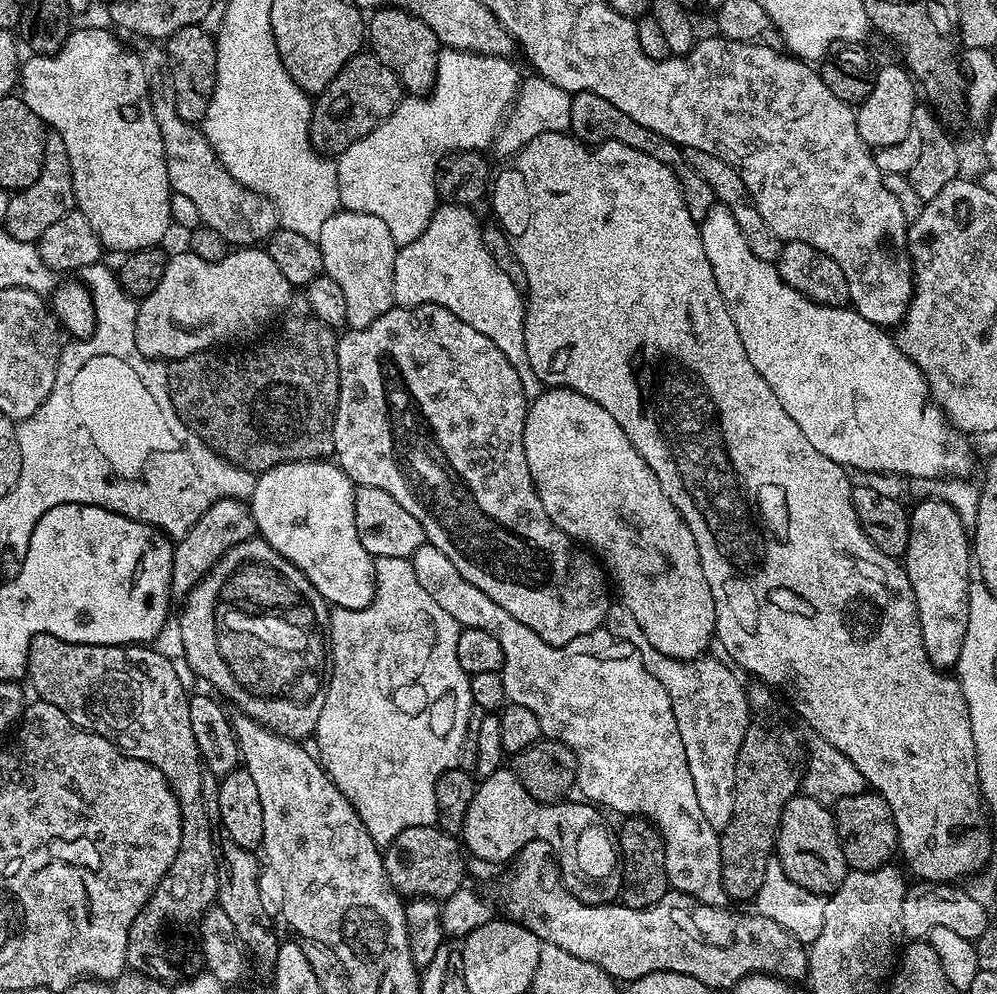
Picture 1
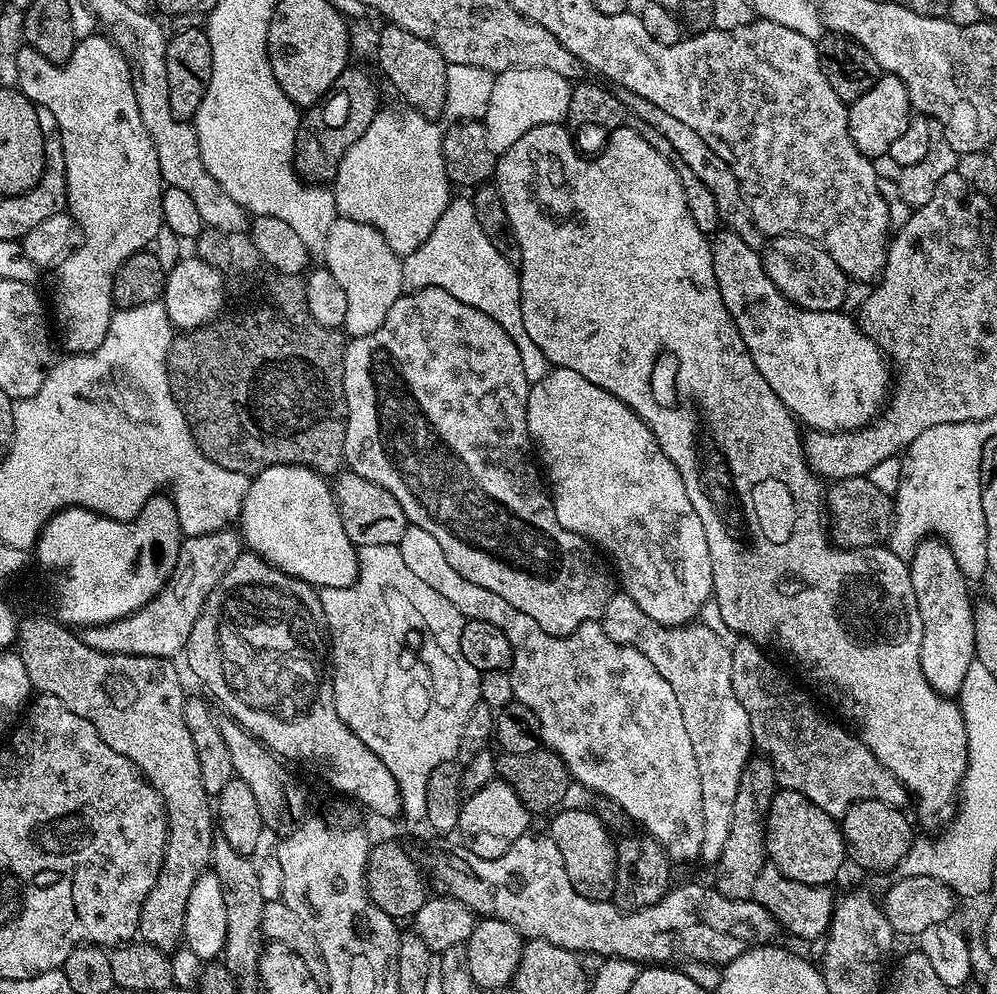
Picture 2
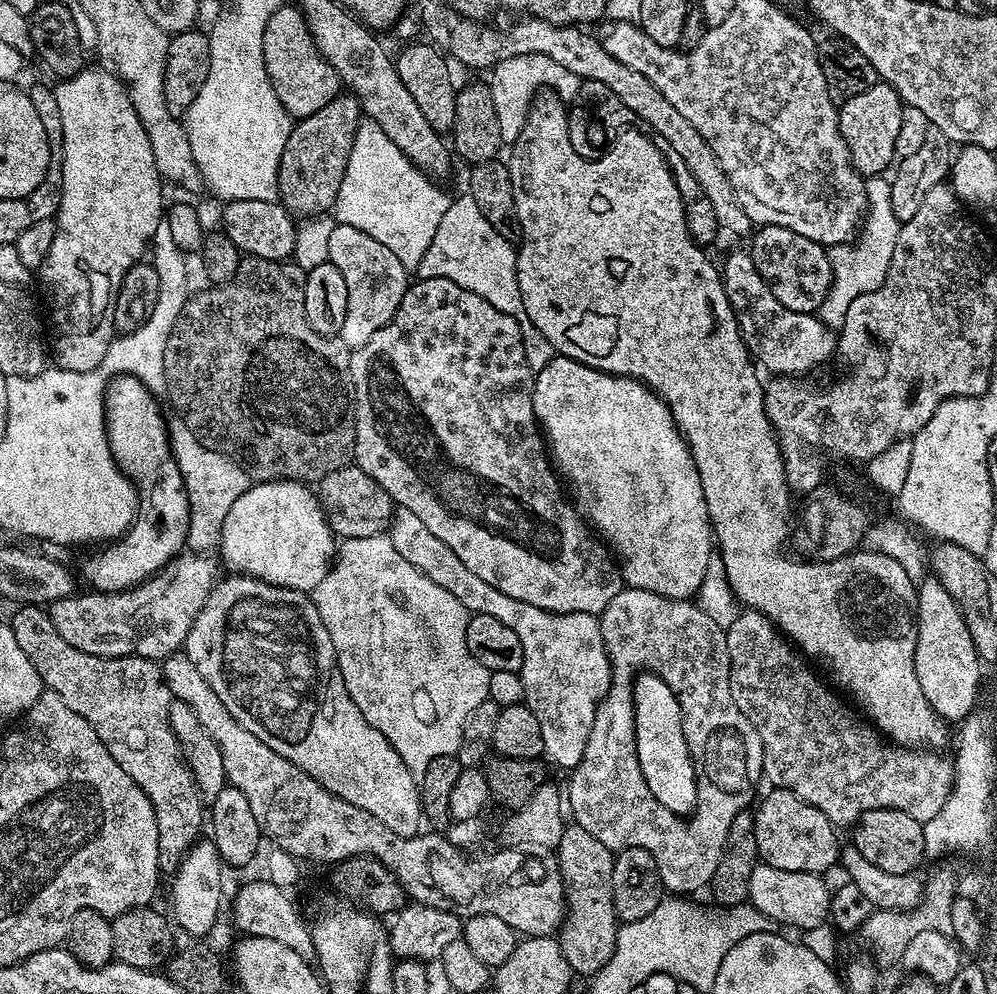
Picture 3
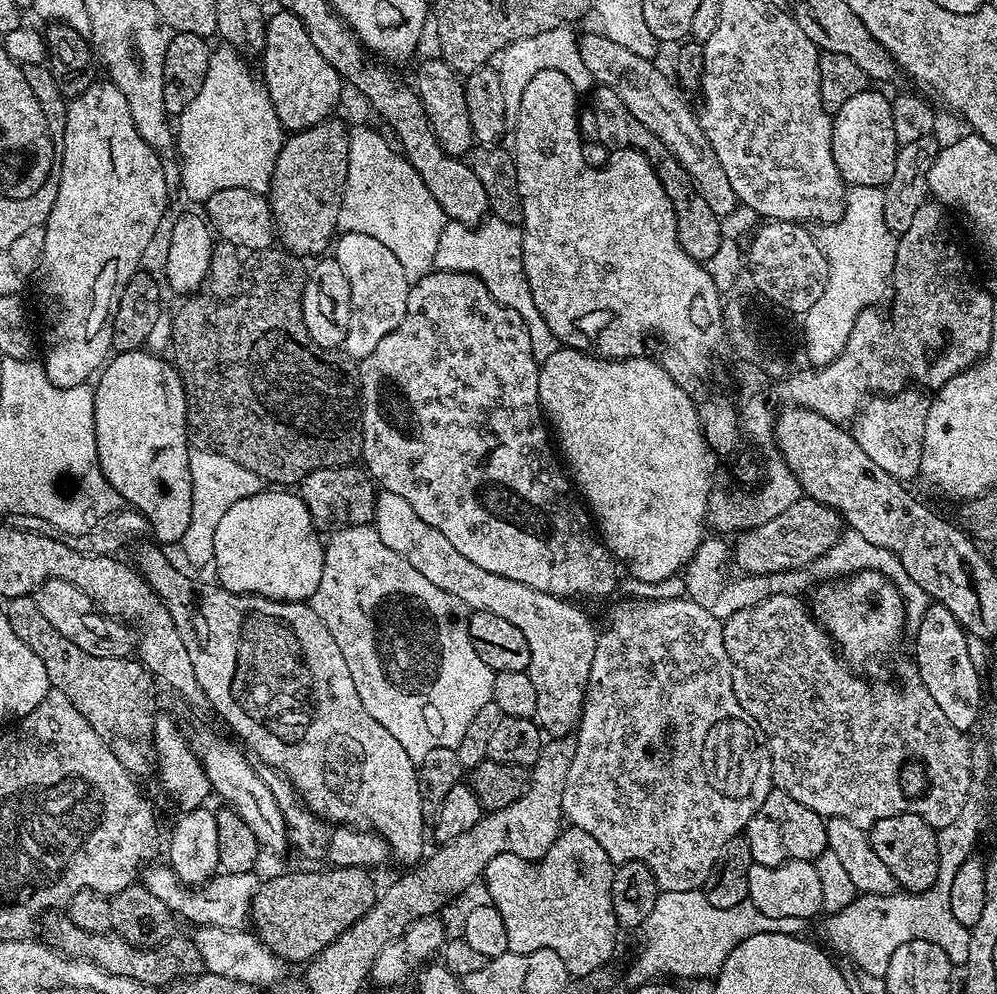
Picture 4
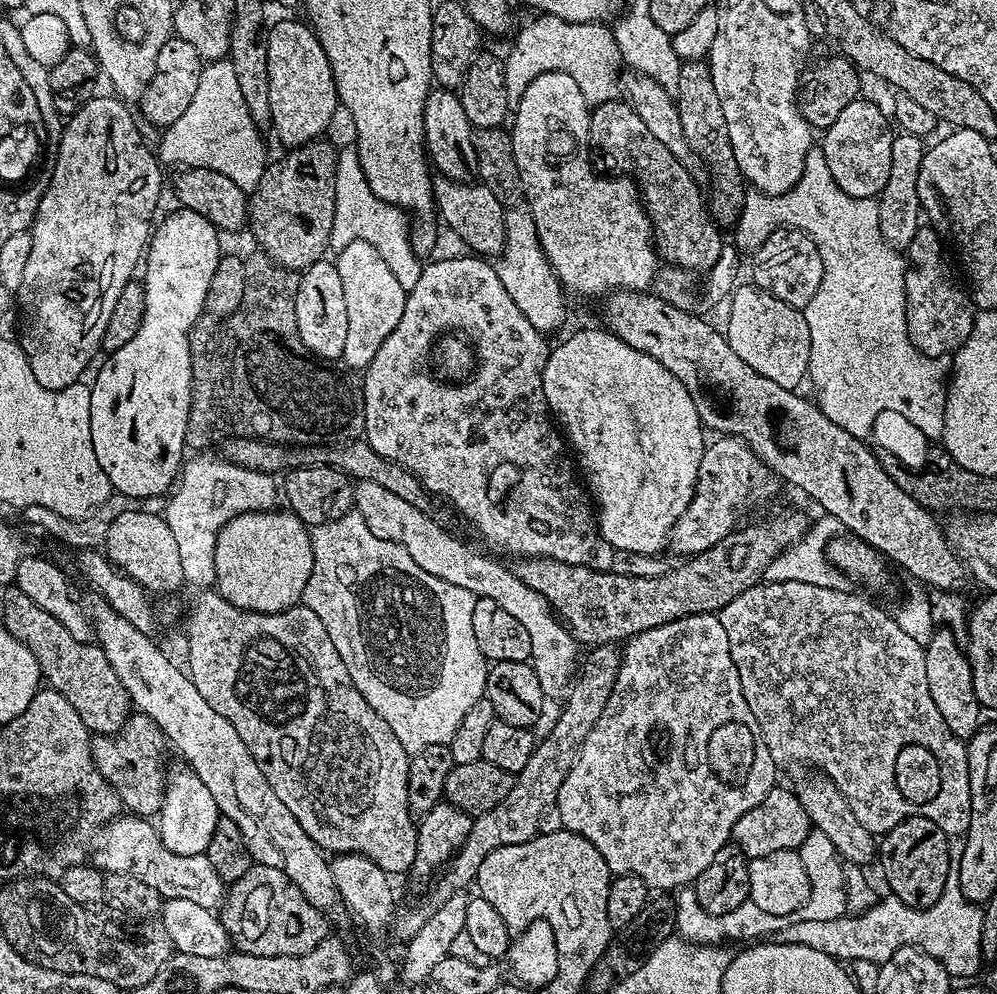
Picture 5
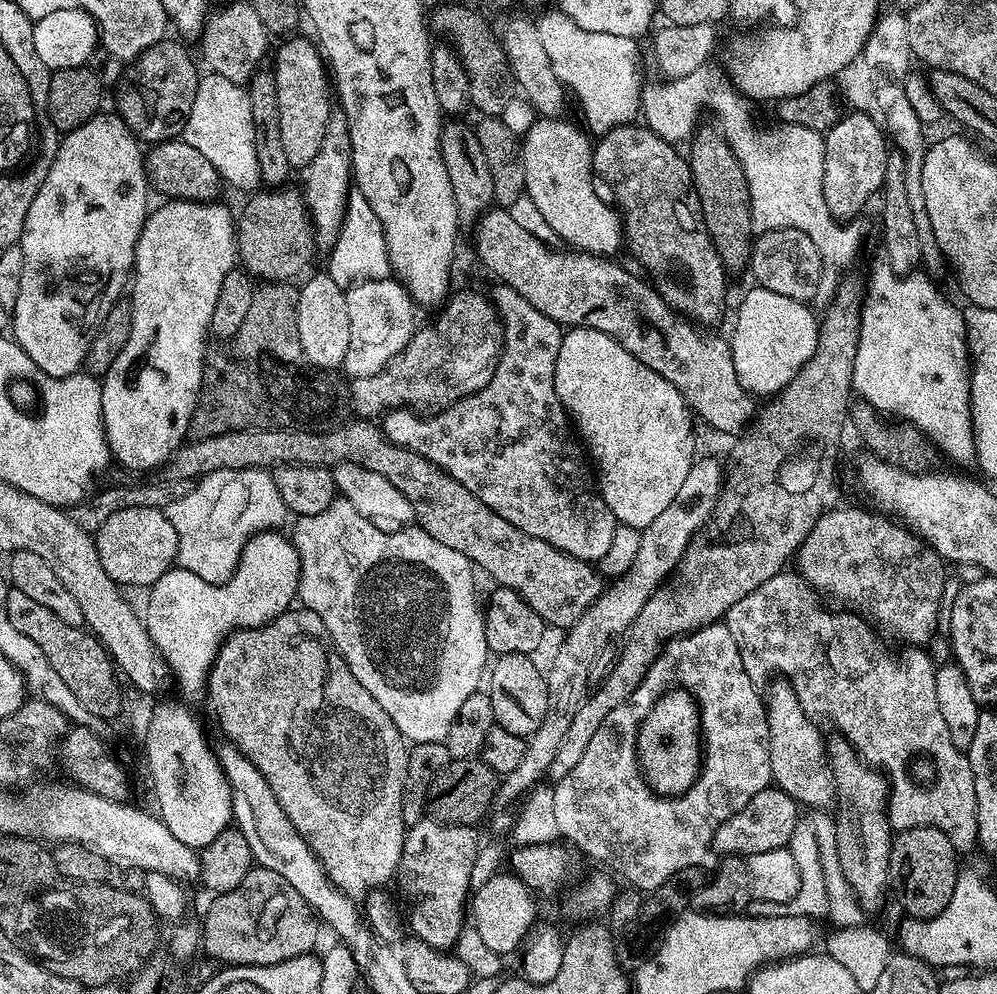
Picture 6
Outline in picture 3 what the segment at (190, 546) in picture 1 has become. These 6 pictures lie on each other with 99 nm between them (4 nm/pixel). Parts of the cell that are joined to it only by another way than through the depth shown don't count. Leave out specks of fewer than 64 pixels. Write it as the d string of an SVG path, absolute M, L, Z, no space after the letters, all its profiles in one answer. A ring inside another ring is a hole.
M191 550L176 556L165 568L160 569L154 576L148 577L143 584L129 588L127 592L98 592L85 591L85 596L73 594L64 596L61 600L53 600L47 605L48 617L54 622L54 630L70 642L82 654L95 656L141 656L147 660L163 662L170 656L181 651L190 634L190 626L198 618L206 598L218 583L216 564L208 554L197 554Z

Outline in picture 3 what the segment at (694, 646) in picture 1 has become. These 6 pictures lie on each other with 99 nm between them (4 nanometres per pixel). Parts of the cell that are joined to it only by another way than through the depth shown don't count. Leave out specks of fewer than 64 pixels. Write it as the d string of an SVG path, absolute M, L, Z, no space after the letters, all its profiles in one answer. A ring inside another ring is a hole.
M559 354L552 357L550 366L535 373L532 401L536 422L546 441L555 471L570 489L570 496L574 501L576 511L599 533L603 543L614 553L625 585L638 590L650 590L654 594L671 600L687 600L695 597L702 586L702 578L706 578L706 566L714 558L714 533L712 524L708 520L706 498L702 490L702 478L698 474L698 466L694 466L692 451L684 441L684 434L680 431L680 427L674 422L672 412L668 409L668 403L641 380L635 380L629 376L613 376L610 372L599 372L582 362L574 362L574 358L566 358Z

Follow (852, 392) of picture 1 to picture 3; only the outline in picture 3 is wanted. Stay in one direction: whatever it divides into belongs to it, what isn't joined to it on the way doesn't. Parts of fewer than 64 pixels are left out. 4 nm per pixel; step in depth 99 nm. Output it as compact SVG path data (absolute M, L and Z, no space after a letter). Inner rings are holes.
M751 251L730 253L722 263L722 279L726 298L740 327L740 336L761 369L769 368L769 373L777 376L800 378L808 374L804 372L822 367L834 356L837 337L833 329L827 328L819 315L782 306L782 302L774 298L770 286L766 286L762 274L758 274Z

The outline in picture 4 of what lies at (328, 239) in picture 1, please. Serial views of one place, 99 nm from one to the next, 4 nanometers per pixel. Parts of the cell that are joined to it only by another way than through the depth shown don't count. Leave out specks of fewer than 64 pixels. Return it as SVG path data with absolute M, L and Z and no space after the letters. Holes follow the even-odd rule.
M340 232L334 240L334 259L342 266L346 282L350 282L350 326L342 348L351 359L359 362L373 352L398 322L402 322L410 282L402 270L402 262L398 262L378 238L370 238L370 234Z

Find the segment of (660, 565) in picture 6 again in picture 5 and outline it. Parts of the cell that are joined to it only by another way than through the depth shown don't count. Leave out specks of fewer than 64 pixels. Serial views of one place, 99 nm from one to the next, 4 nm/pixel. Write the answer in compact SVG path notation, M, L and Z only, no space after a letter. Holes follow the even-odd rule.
M717 435L715 439L702 454L696 493L692 496L690 506L682 510L682 518L674 522L672 533L668 535L667 547L673 548L680 558L697 556L700 552L710 550L710 546L722 542L722 538L730 535L741 523L740 512L746 511L748 504L768 500L776 492L778 477L768 471L746 441L737 436Z

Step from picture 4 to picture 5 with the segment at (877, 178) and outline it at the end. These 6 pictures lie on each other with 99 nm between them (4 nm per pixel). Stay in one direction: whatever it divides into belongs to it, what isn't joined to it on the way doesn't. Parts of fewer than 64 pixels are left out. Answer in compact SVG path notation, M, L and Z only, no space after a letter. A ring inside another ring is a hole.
M858 98L850 102L850 106L846 106L846 110L842 110L842 115L834 121L834 126L823 129L822 147L826 166L830 166L834 182L838 182L838 186L846 190L846 194L870 200L879 197L881 190L886 186L886 178L890 178L890 146L894 132L893 129L888 129L888 120L884 117L883 110L874 101L864 99Z

